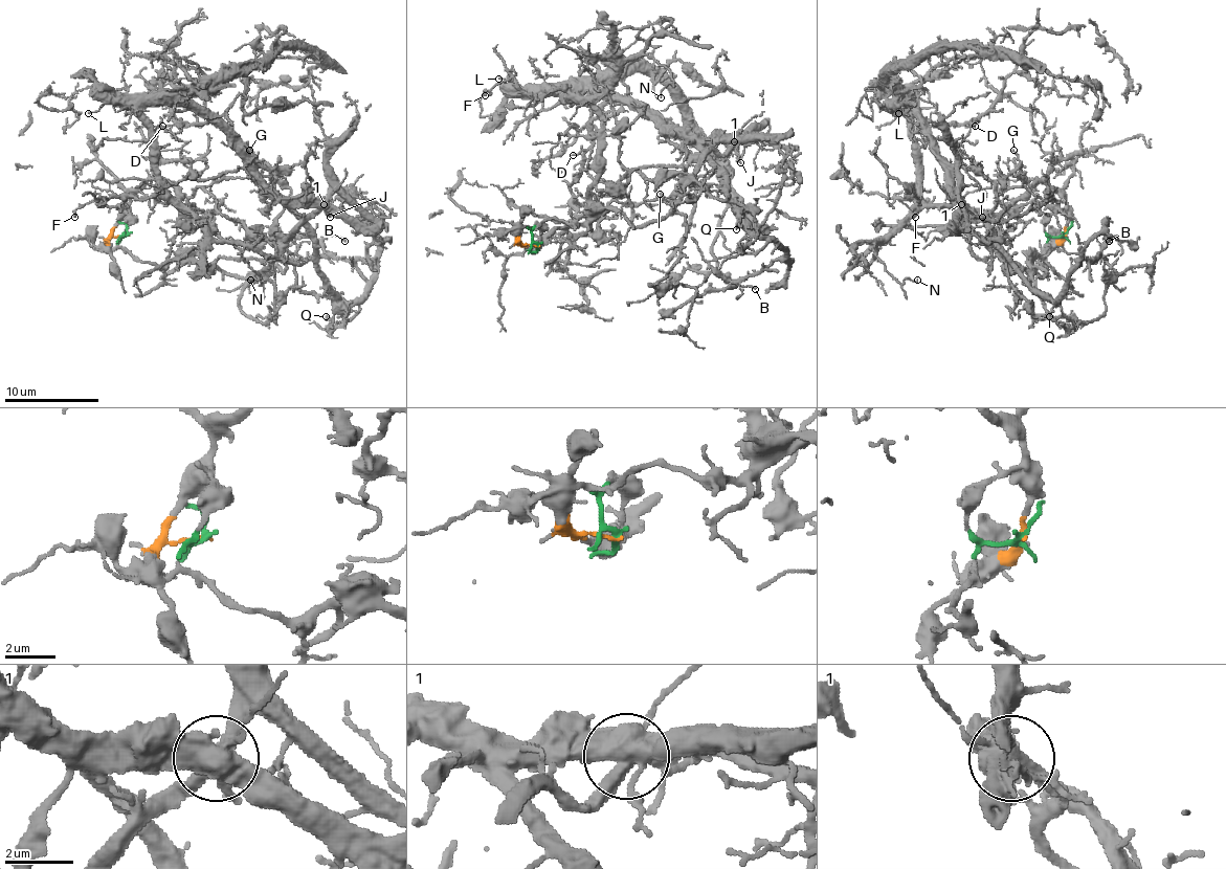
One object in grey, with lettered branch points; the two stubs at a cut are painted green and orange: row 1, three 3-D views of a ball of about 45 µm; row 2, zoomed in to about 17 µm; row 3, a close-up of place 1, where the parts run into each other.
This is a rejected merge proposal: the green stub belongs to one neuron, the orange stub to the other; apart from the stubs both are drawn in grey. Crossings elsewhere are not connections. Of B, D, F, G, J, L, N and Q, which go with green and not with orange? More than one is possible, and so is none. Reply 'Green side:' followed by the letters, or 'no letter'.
Green side: G, Q

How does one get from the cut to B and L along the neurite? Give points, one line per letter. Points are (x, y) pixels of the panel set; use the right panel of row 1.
B: (1065, 235), (1043, 180), (997, 214), (921, 197), (914, 131), (937, 125), (944, 180), (1052, 301), (1109, 242)
L: (1065, 235), (1065, 199), (1043, 180), (997, 214), (935, 206), (921, 197), (912, 110), (907, 103), (897, 112)

